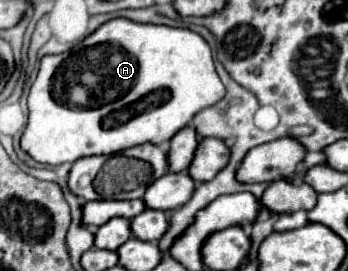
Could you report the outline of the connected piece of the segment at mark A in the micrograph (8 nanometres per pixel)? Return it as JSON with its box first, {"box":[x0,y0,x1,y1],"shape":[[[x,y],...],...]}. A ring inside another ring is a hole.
{"box":[21,19,225,165],"shape":[[[111,19],[83,39],[69,61],[67,53],[45,55],[41,59],[37,79],[27,97],[29,123],[21,135],[21,149],[39,163],[61,165],[75,163],[89,155],[113,155],[143,143],[161,145],[183,129],[195,113],[219,103],[223,97],[225,87],[215,71],[211,47],[199,33],[167,25],[143,25],[129,19]],[[169,89],[171,95],[147,95]]]}

